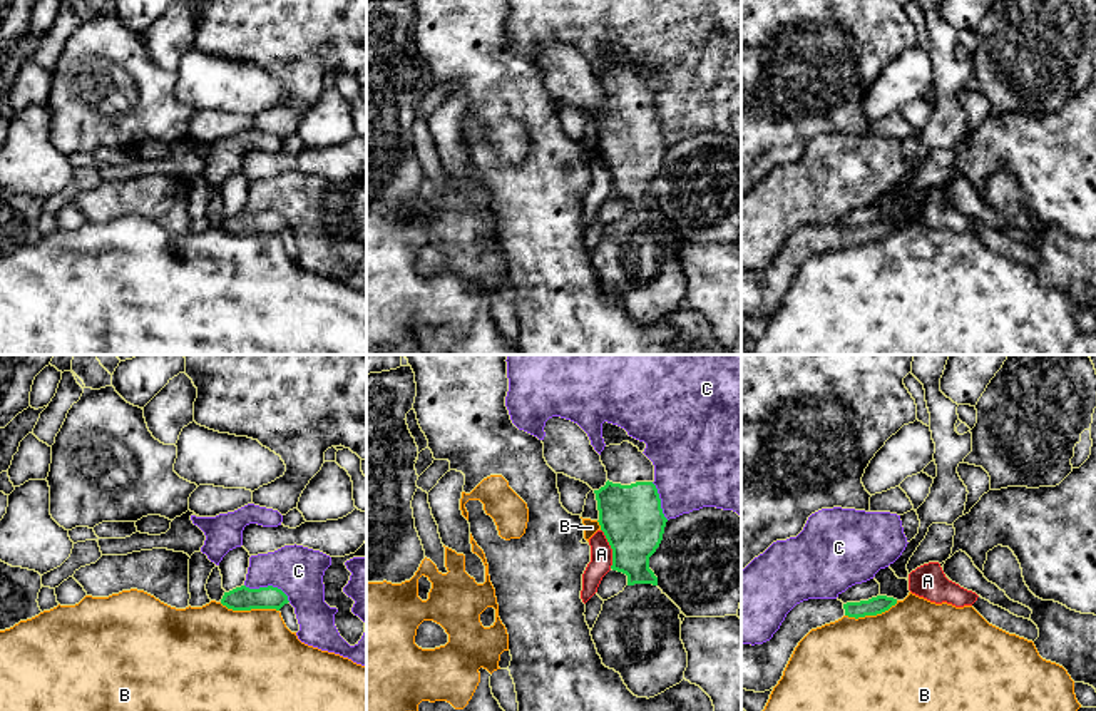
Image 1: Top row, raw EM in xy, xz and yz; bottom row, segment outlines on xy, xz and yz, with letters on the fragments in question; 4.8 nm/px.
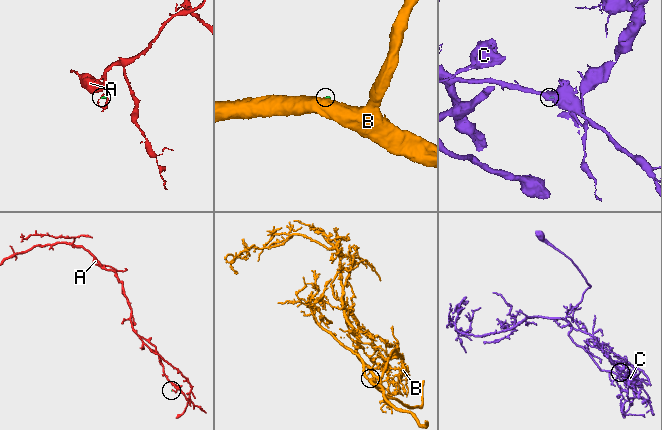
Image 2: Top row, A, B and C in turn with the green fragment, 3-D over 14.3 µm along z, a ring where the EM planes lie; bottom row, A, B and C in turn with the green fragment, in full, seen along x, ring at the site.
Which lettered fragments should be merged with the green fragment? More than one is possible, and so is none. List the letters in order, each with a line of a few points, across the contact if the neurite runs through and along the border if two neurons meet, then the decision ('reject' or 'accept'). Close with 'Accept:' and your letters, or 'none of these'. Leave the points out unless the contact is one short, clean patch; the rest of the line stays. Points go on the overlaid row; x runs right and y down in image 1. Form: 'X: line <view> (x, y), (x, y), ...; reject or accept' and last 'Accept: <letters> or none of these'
A: line xz (601, 529), (611, 549), (611, 567); reject
B: reject
C: line xy (245, 584), (250, 588), (276, 586), (290, 601); reject
Accept: none of these

